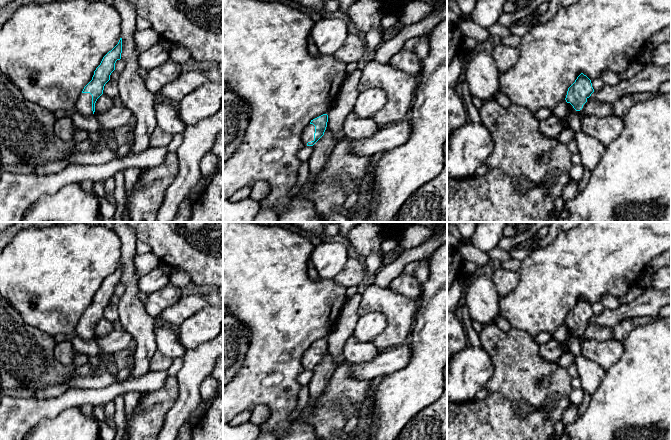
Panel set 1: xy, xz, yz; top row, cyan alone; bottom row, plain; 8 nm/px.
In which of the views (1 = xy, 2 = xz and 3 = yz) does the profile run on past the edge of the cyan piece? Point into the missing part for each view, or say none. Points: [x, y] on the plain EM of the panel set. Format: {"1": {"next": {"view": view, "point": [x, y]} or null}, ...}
{"1": {"next": {"view": "xy", "point": [83, 329]}}, "2": {"next": {"view": "xz", "point": [308, 358]}}, "3": {"next": {"view": "yz", "point": [606, 353]}}}

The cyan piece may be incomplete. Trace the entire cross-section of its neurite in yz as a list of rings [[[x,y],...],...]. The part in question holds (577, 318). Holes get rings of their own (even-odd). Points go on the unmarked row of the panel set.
[[[581,297],[568,312],[565,324],[580,340],[581,355],[607,371],[620,359],[623,345],[614,338],[606,341],[583,340],[584,331],[590,326],[589,321],[593,316],[591,304]]]

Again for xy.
[[[122,262],[118,268],[102,283],[100,289],[94,295],[92,304],[84,311],[79,323],[75,327],[74,334],[87,341],[95,336],[95,327],[103,318],[105,308],[110,304],[111,297],[115,294],[115,287],[121,283]]]

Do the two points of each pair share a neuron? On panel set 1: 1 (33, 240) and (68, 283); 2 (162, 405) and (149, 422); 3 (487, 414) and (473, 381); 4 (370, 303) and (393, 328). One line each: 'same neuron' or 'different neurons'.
1: same neuron
2: same neuron
3: different neurons
4: same neuron

